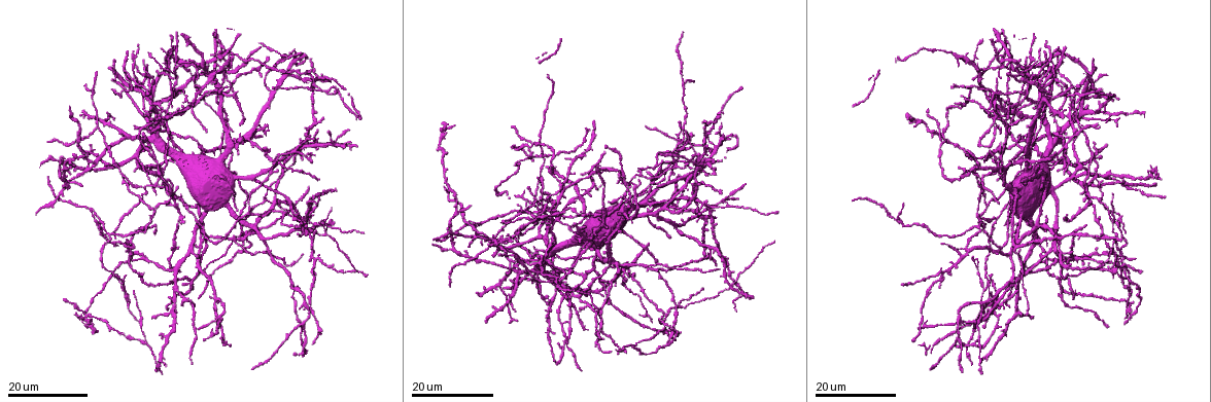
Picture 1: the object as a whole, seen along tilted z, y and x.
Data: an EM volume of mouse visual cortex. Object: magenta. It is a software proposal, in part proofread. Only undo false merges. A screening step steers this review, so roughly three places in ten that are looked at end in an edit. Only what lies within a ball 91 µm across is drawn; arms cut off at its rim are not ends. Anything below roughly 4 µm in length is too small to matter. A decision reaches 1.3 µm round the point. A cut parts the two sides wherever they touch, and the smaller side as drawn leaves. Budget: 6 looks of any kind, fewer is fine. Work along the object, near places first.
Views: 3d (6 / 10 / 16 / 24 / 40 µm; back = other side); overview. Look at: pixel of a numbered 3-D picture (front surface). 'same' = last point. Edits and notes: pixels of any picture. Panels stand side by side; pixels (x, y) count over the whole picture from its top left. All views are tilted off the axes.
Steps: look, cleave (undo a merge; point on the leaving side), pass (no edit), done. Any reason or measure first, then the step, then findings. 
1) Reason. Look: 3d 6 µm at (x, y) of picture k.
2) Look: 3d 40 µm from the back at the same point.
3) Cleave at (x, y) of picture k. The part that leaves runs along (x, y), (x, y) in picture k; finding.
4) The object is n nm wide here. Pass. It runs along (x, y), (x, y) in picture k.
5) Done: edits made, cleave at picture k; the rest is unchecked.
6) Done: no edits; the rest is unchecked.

Look: 3d 24 µm at (233, 95) of picture 1.

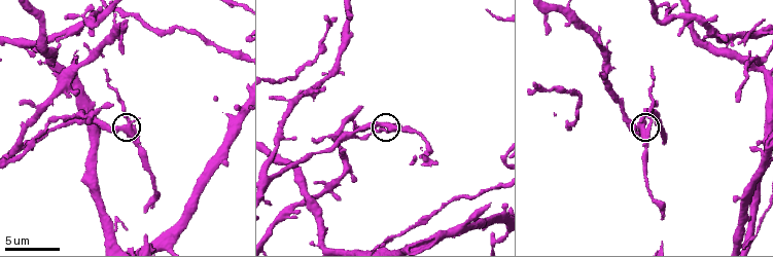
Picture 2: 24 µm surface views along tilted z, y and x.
Zoom in. Look: 3d 10 µm at (649, 128) of picture 2.

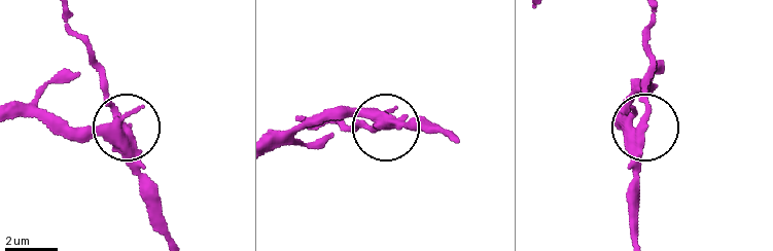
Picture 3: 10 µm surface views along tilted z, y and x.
The object is 370 nm wide here. Cleave at (647, 109) of picture 3. The part that leaves runs along (638, 146), (648, 100), (648, 21) in picture 3; two neurons meet here.

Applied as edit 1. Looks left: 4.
Three arms meet. Look: 3d 24 µm at (318, 90) of picture 1.

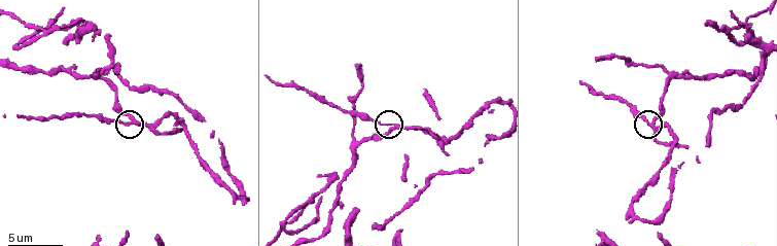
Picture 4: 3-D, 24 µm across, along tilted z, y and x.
Look: 3d 10 µm at (397, 125) of picture 4.

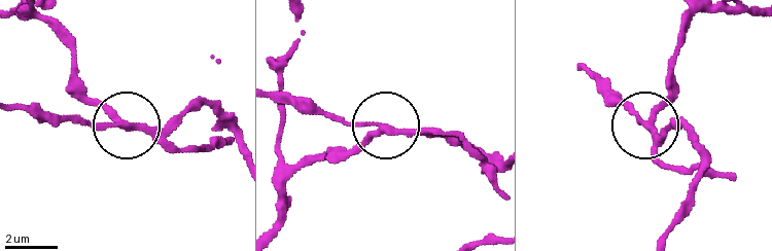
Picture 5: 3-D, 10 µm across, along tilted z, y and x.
Cleave at (176, 146) of picture 5. The part that leaves runs along (142, 130), (18, 109) in picture 5; a second neuron is stuck on.

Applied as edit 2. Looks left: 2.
Four arms meet. Look: 3d 16 µm at (233, 240) of picture 1.

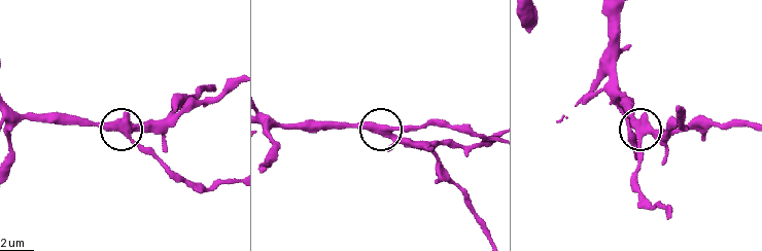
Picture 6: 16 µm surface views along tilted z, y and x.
Look: 3d 10 µm at (127, 135) of picture 6.

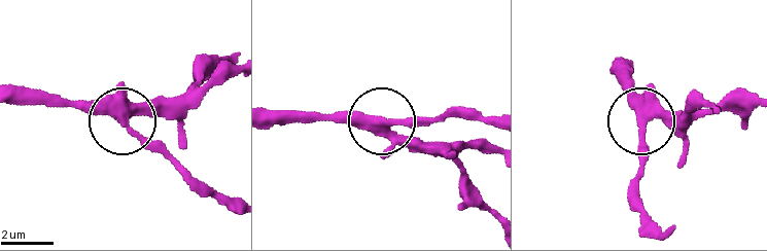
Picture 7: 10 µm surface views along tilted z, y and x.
4 arms meet here. Pass. It runs along (11, 88), (97, 101), (174, 168) in picture 7; all the same neuron.

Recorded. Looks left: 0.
Done: edits made, cleave at picture 3, cleave at picture 5; the rest is unchecked.

